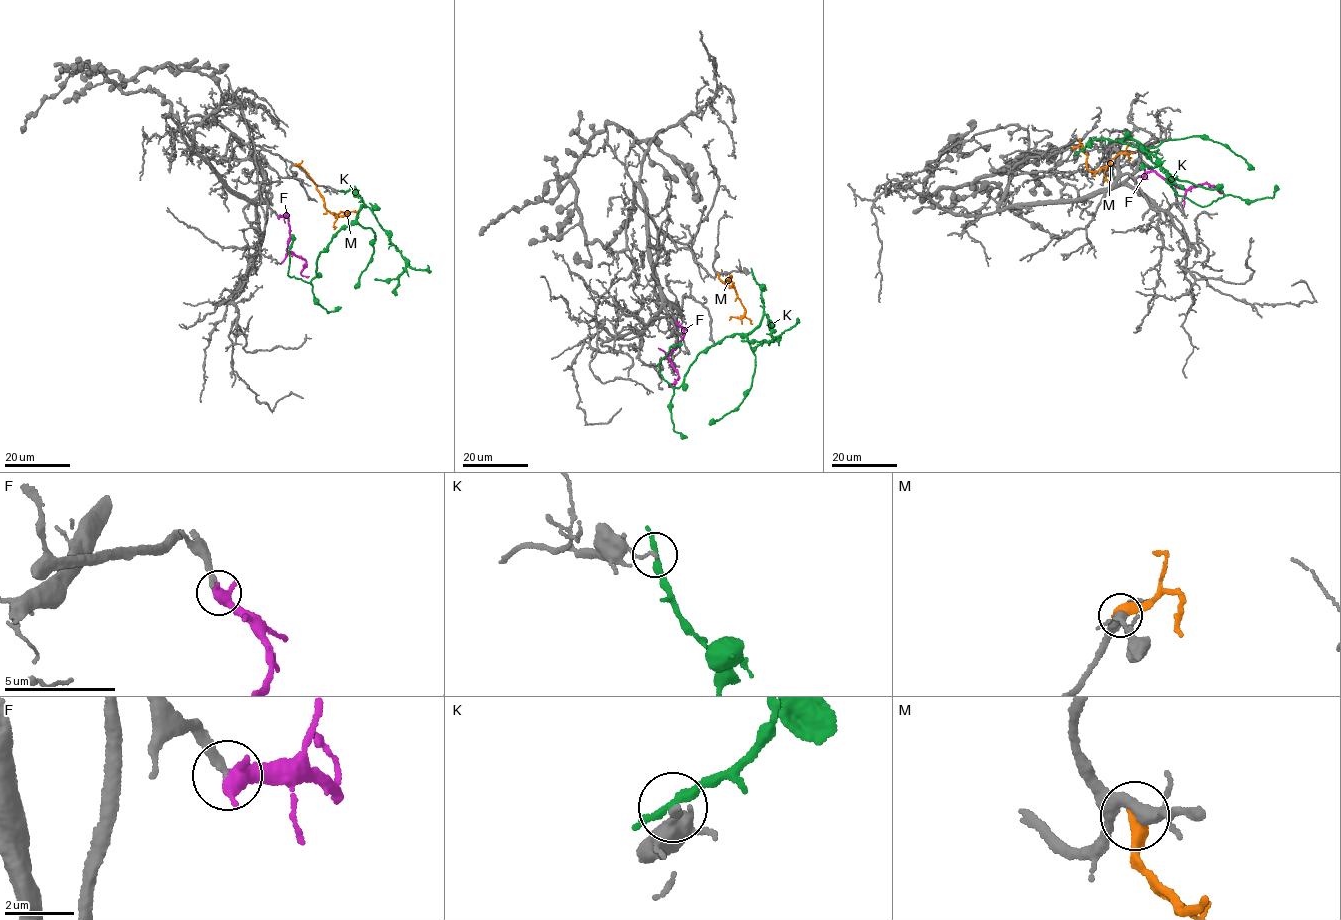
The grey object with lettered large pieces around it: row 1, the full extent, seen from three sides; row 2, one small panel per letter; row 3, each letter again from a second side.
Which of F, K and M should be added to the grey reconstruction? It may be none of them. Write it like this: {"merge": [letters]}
{"merge": ["F"]}

